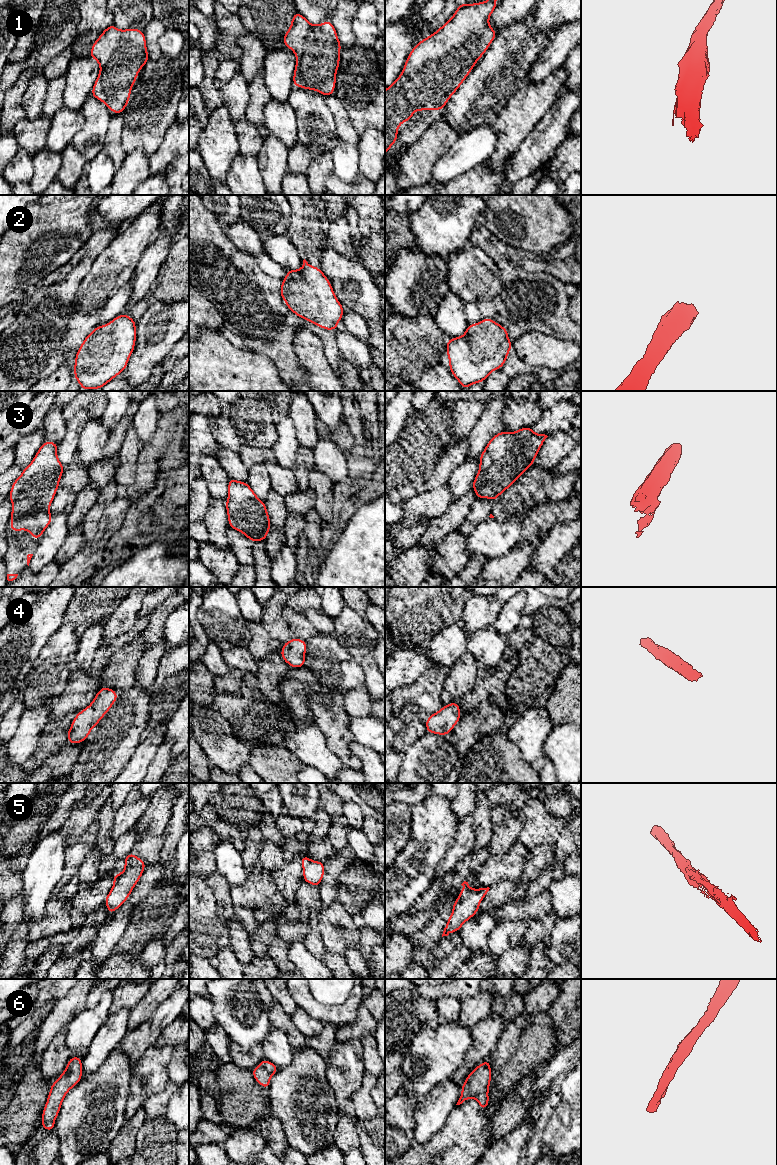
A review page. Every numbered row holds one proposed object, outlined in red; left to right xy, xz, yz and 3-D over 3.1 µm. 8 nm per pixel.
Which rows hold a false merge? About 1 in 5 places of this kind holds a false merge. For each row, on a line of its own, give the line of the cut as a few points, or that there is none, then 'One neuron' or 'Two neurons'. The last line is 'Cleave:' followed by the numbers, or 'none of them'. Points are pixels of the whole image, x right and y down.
1: No split. One neuron
2: No split. One neuron
3: No split. One neuron
4: No split. One neuron
5: No split. One neuron
6: No split. One neuron
Cleave: none of them

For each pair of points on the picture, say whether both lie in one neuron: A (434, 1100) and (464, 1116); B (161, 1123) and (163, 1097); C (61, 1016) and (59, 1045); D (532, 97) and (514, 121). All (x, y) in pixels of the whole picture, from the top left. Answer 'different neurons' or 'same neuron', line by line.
A: different neurons
B: different neurons
C: different neurons
D: same neuron

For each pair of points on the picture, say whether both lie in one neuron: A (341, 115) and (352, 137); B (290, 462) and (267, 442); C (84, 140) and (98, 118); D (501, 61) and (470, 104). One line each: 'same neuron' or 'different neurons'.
A: same neuron
B: different neurons
C: same neuron
D: same neuron

